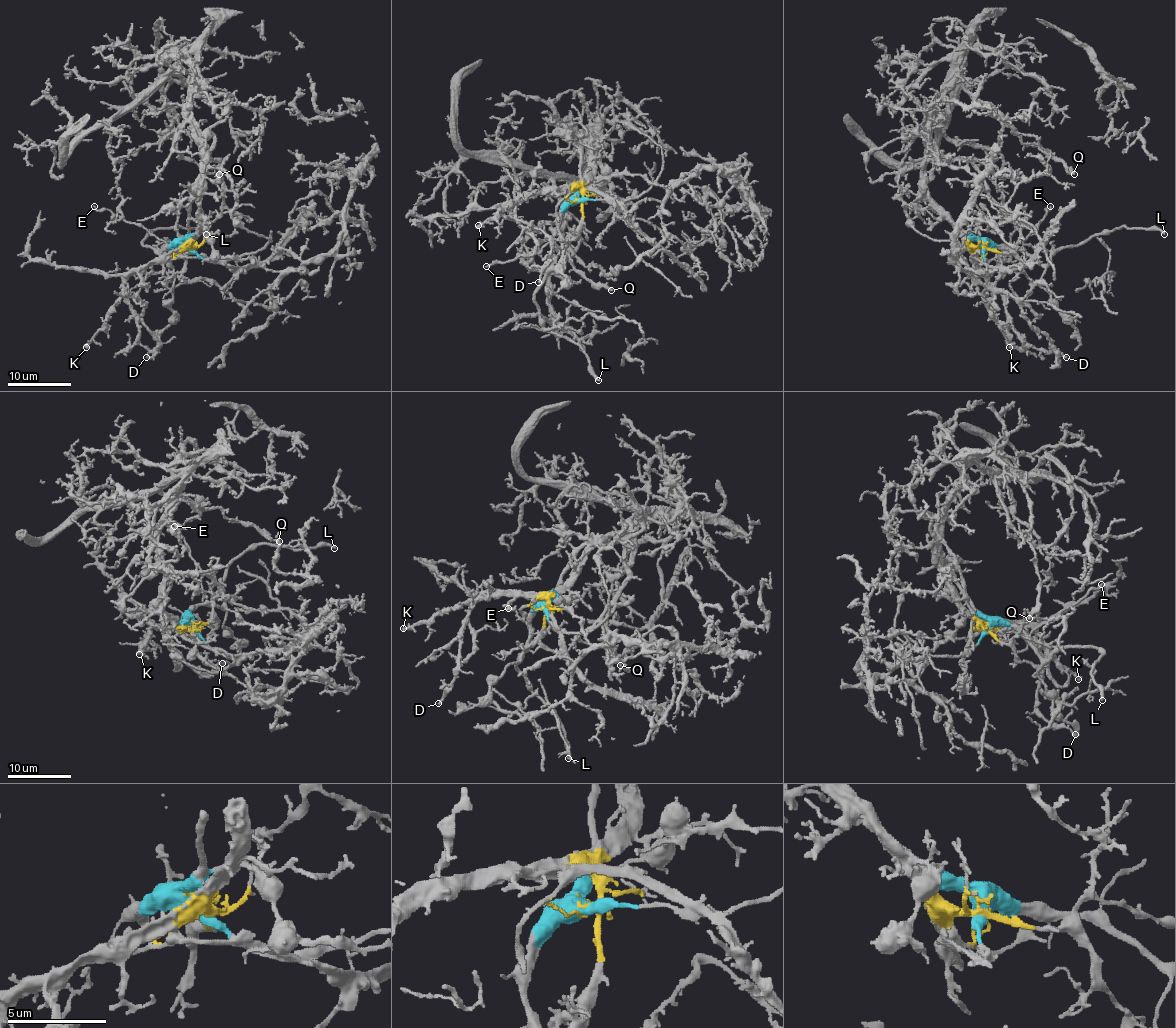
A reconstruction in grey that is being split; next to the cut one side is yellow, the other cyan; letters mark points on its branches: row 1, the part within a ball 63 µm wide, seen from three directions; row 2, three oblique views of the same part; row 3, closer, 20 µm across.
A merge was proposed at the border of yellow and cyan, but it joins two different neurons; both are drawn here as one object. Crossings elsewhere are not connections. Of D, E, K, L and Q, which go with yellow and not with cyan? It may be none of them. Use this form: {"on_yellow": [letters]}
{"on_yellow": ["D", "K", "Q"]}

